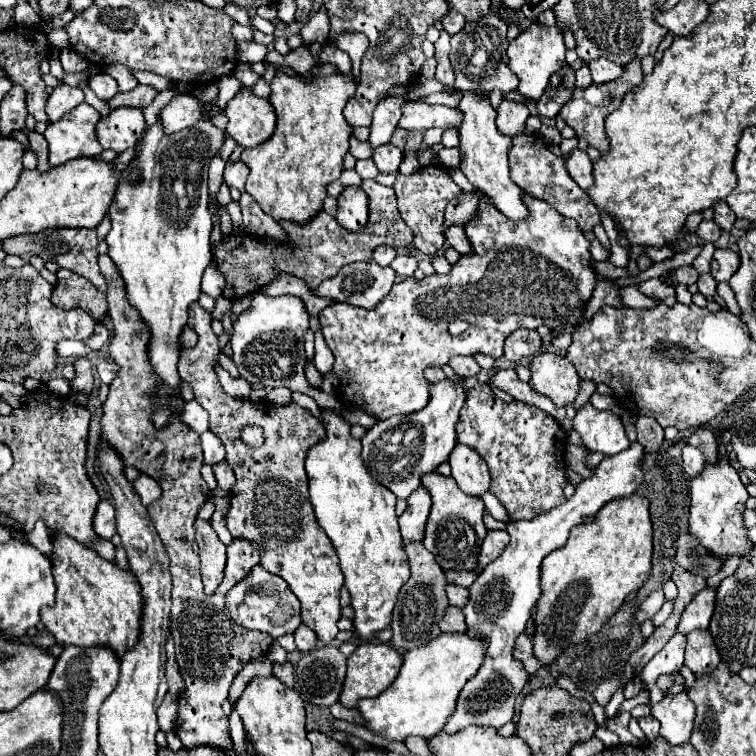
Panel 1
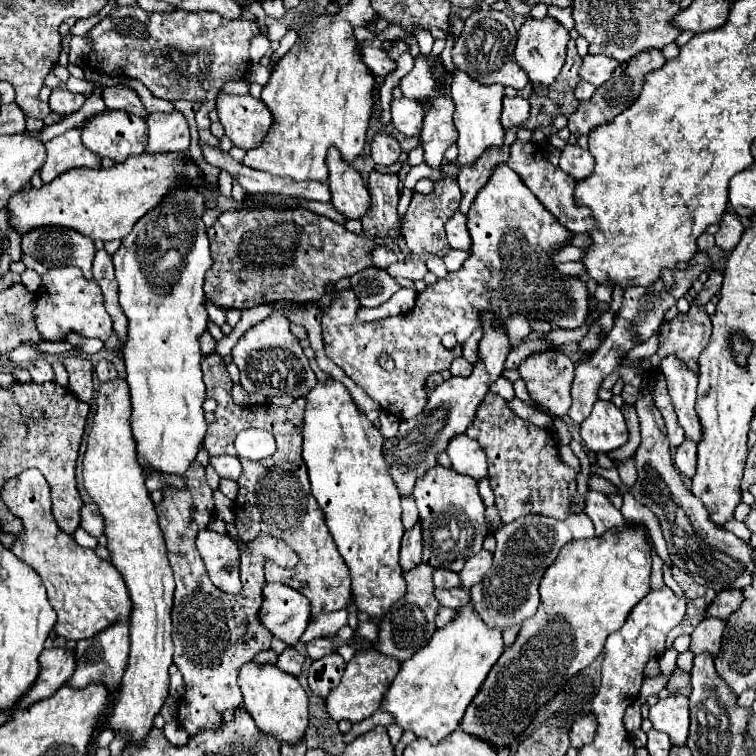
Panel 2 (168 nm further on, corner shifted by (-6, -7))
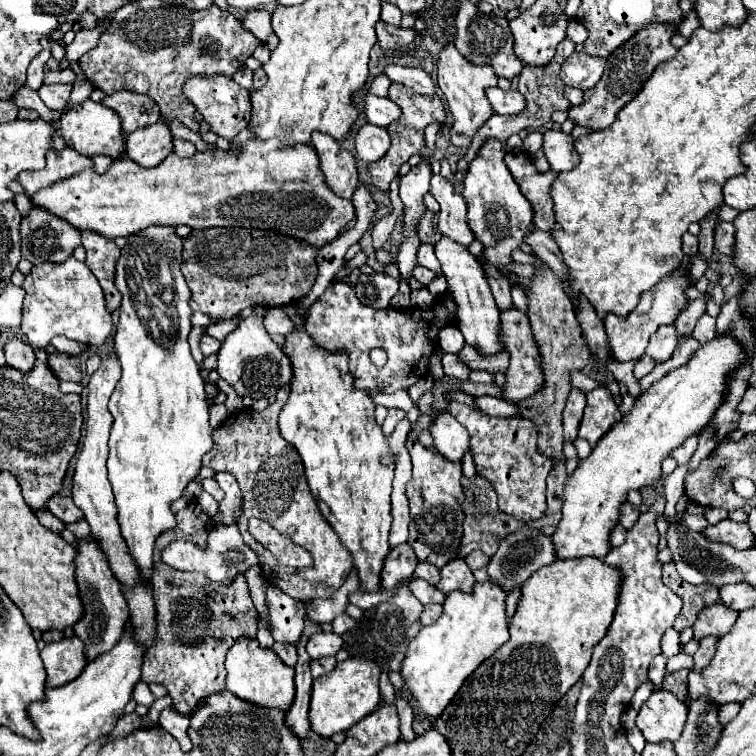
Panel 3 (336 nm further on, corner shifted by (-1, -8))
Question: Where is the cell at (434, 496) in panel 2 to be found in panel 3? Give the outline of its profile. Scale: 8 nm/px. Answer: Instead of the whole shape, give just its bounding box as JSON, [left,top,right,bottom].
[407,442,465,568]

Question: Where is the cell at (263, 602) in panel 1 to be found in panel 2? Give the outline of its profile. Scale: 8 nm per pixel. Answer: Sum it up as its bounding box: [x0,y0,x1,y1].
[260,583,310,645]

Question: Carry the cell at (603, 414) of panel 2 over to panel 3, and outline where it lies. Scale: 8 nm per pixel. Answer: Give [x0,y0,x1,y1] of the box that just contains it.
[579,386,623,446]

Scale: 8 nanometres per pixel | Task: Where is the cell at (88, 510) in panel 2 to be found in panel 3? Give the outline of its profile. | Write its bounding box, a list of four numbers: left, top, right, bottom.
[47,494,85,524]

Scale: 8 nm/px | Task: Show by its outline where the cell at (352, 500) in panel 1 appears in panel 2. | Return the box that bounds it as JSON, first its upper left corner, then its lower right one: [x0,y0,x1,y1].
[302,377,406,621]

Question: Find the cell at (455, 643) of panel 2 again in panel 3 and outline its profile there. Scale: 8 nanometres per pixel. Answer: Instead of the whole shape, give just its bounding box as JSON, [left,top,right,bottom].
[399,582,509,724]

